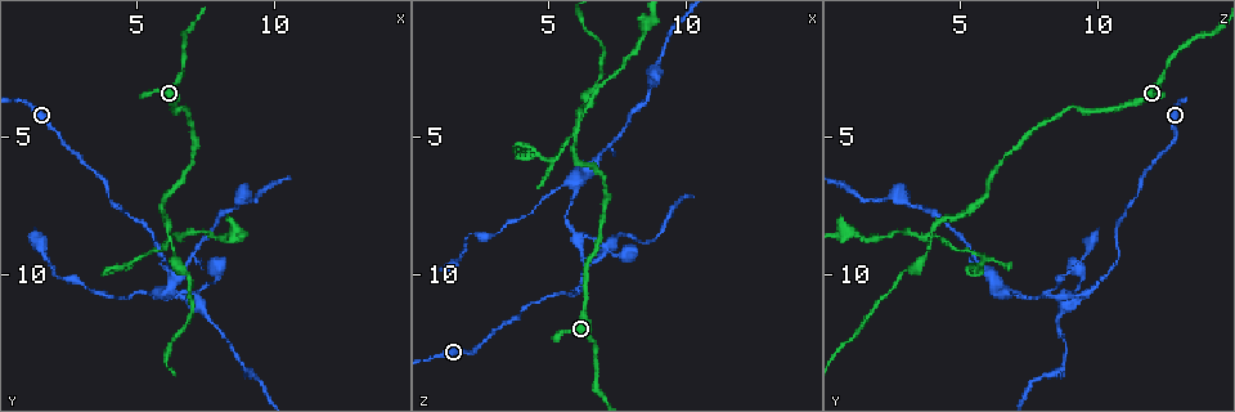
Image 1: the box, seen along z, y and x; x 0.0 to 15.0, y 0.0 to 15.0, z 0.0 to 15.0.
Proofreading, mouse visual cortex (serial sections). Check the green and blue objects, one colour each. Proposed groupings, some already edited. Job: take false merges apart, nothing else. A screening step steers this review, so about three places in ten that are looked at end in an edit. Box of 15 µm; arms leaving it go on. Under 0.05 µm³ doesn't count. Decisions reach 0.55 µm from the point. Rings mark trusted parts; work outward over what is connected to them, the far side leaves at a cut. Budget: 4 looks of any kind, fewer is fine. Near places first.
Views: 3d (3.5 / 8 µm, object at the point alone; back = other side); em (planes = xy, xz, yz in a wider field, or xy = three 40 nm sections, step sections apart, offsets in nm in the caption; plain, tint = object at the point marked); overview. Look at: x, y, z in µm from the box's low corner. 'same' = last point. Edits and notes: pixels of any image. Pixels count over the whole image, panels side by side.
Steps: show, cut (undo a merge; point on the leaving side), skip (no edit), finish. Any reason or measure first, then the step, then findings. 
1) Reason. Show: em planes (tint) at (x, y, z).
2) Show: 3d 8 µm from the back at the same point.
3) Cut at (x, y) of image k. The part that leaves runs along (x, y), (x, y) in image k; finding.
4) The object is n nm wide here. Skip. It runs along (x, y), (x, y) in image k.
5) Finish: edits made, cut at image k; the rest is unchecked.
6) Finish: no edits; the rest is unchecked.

Show: 3d 3.5 µm at (6.4, 10.7, 9.6).

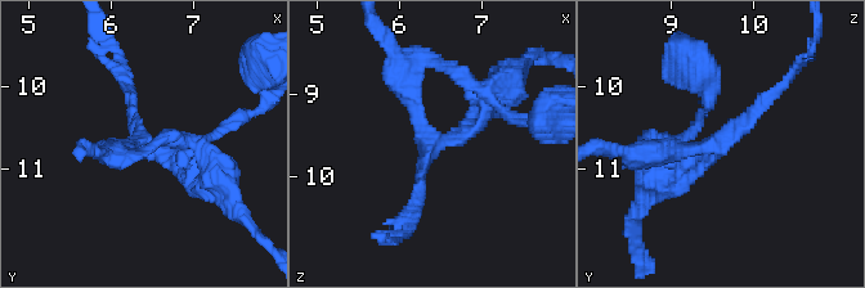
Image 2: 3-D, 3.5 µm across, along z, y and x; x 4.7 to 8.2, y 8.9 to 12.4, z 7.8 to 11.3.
3 arms meet here; the arms are 150, 200, 250 nm wide. Cut at (418, 77) of image 2. The part that leaves runs along (417, 133), (406, 72), (381, 34) in image 2; a second cell is stuck on.

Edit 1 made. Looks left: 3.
Show: overview.

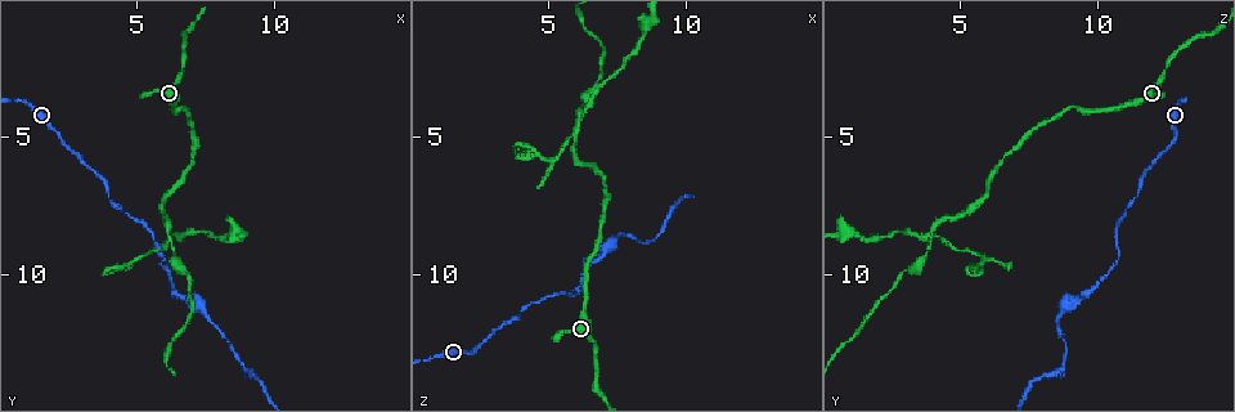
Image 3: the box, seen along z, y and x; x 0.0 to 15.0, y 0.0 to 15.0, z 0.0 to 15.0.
Show: 3d 3.5 µm at (6.2, 8.6, 3.9).

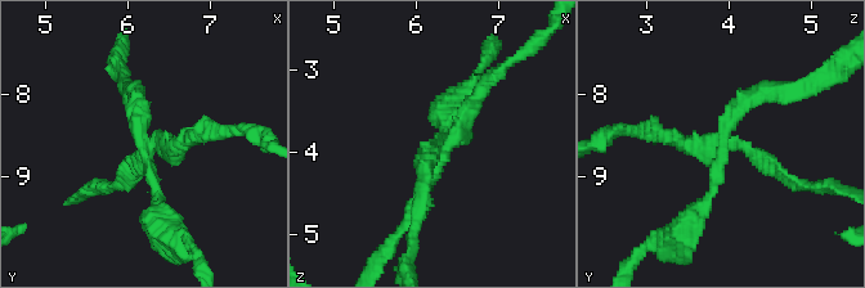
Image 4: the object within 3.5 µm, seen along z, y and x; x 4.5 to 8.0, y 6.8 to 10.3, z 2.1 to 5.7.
Cut at (682, 145) of image 4. The part that leaves runs along (717, 145), (639, 133) in image 4; a second cell is stuck on.

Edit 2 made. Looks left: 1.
Finish: edits made, cut at image 2, cut at image 4; the rest is unchecked.

